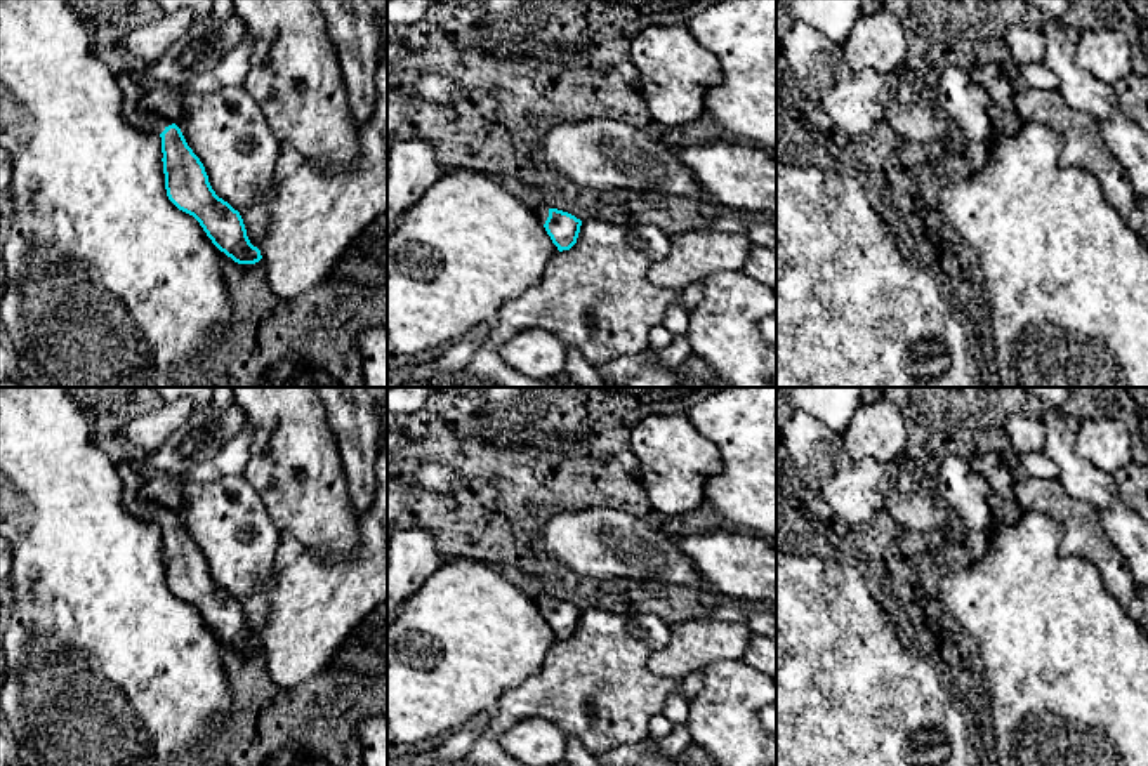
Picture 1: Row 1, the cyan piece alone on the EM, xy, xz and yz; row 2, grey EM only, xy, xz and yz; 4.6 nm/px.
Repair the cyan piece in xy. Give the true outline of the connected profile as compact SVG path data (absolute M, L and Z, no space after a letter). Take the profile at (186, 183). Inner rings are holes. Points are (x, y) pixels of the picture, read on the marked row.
M122 73L116 82L123 92L125 120L162 137L165 189L168 200L193 215L212 243L238 264L255 264L261 250L247 236L243 219L228 201L219 198L208 182L203 163L188 146L181 129L141 108L146 90L132 73Z

